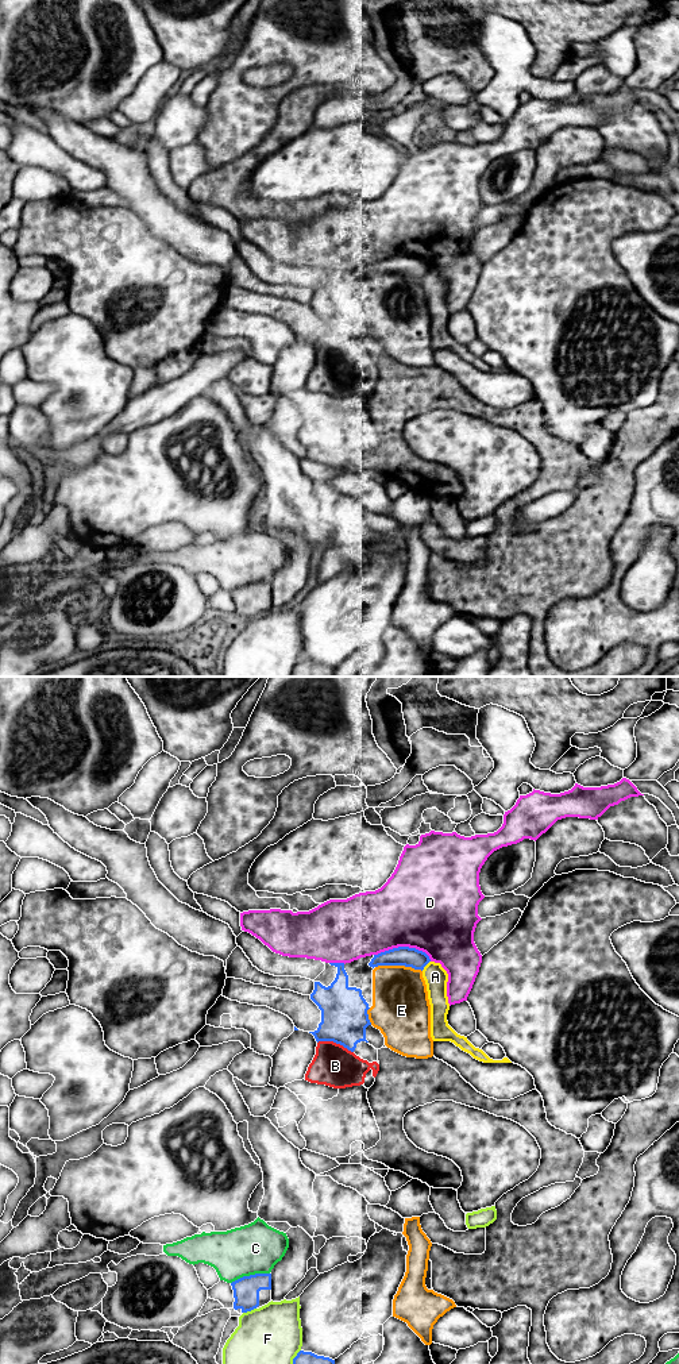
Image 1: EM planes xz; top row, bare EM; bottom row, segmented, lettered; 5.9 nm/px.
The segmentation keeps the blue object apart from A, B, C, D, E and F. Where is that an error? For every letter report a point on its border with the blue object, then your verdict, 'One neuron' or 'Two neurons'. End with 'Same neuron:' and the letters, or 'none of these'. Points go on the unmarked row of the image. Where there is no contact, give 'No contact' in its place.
A: Touches blue at xz (425, 273). Two neurons
B: Touches blue at xz (335, 350). Two neurons
C: Touches blue at xz (250, 584). Two neurons
D: Touches blue at xz (404, 255). Two neurons
E: Touches blue at xz (398, 273). Two neurons
F: Touches blue at xz (249, 619). Two neurons
Same neuron: none of these

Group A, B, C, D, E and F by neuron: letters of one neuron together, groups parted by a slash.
A / B / C / D / E / F

